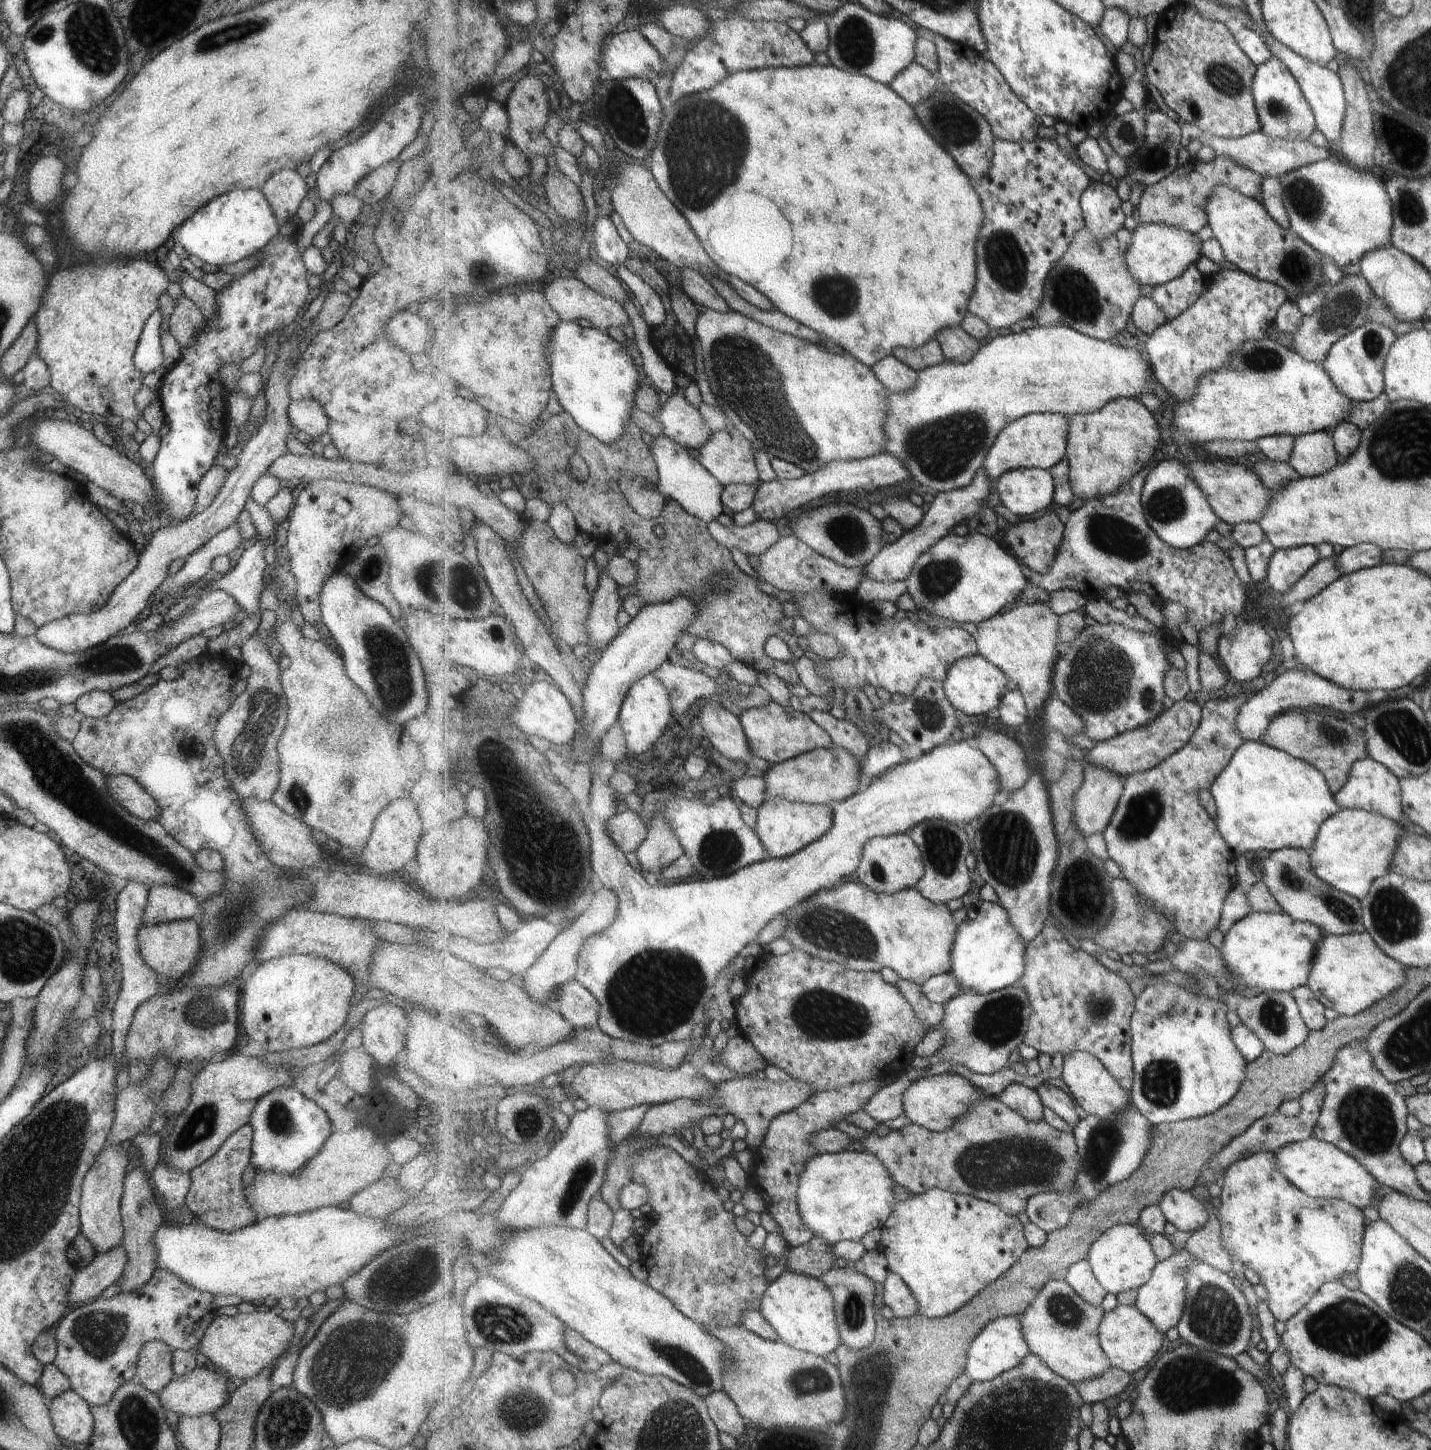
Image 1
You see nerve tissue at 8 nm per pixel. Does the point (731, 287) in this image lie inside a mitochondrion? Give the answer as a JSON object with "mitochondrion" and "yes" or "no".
{"mitochondrion":"no"}

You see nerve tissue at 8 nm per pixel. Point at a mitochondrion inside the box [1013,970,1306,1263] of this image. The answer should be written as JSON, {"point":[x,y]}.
{"point":[1104,1140]}

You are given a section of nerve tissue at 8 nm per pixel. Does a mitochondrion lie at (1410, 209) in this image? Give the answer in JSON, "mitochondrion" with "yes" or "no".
{"mitochondrion":"yes"}

